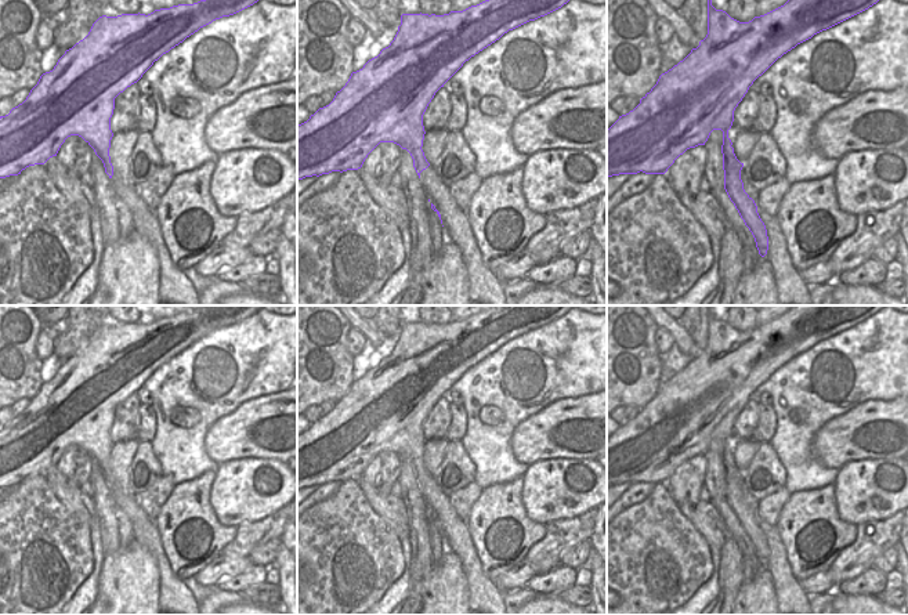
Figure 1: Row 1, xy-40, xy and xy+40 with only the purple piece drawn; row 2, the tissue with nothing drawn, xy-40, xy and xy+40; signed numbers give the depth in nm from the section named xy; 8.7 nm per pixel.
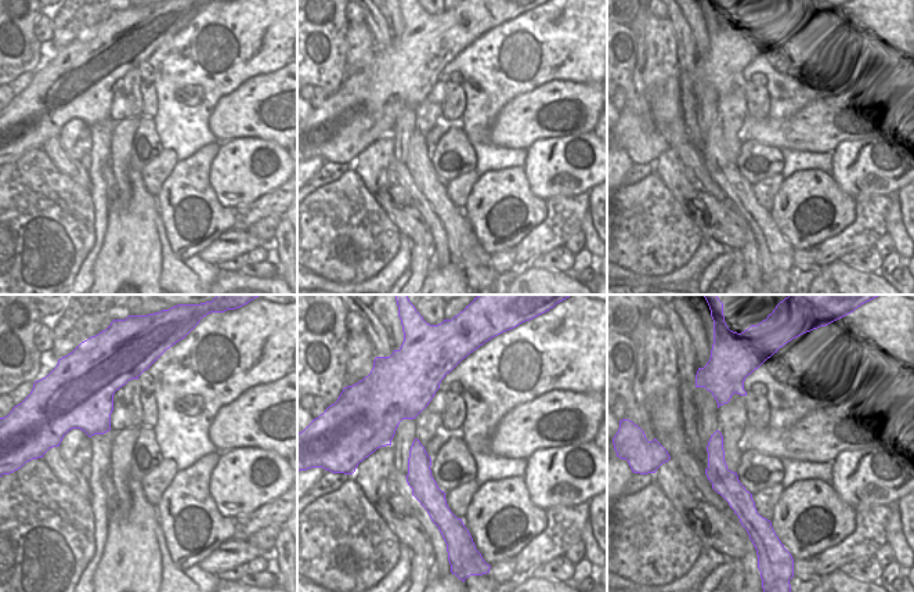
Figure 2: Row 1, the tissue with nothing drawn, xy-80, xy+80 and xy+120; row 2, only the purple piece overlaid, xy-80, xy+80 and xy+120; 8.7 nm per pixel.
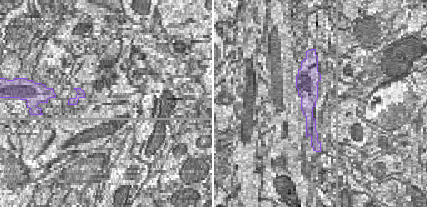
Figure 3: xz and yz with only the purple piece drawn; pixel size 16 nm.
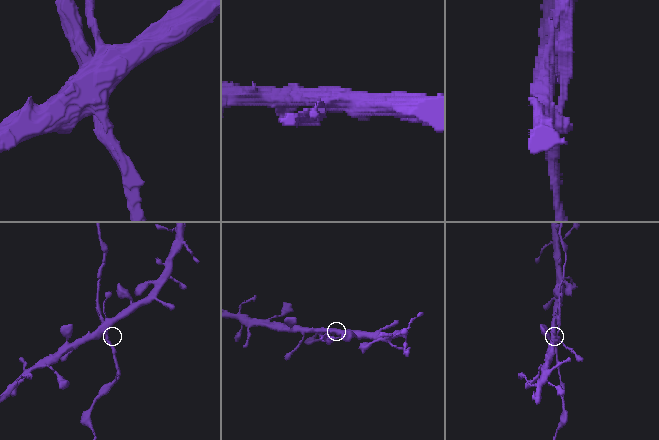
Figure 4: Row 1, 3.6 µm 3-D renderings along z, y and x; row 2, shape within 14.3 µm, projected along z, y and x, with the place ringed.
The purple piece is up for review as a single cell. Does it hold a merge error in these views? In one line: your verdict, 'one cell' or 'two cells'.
two cells

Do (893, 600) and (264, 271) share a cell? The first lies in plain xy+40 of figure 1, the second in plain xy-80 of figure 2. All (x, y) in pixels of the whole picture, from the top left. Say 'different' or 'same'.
same

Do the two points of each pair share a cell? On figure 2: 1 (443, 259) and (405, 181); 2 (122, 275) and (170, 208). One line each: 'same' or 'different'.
1: same
2: different

